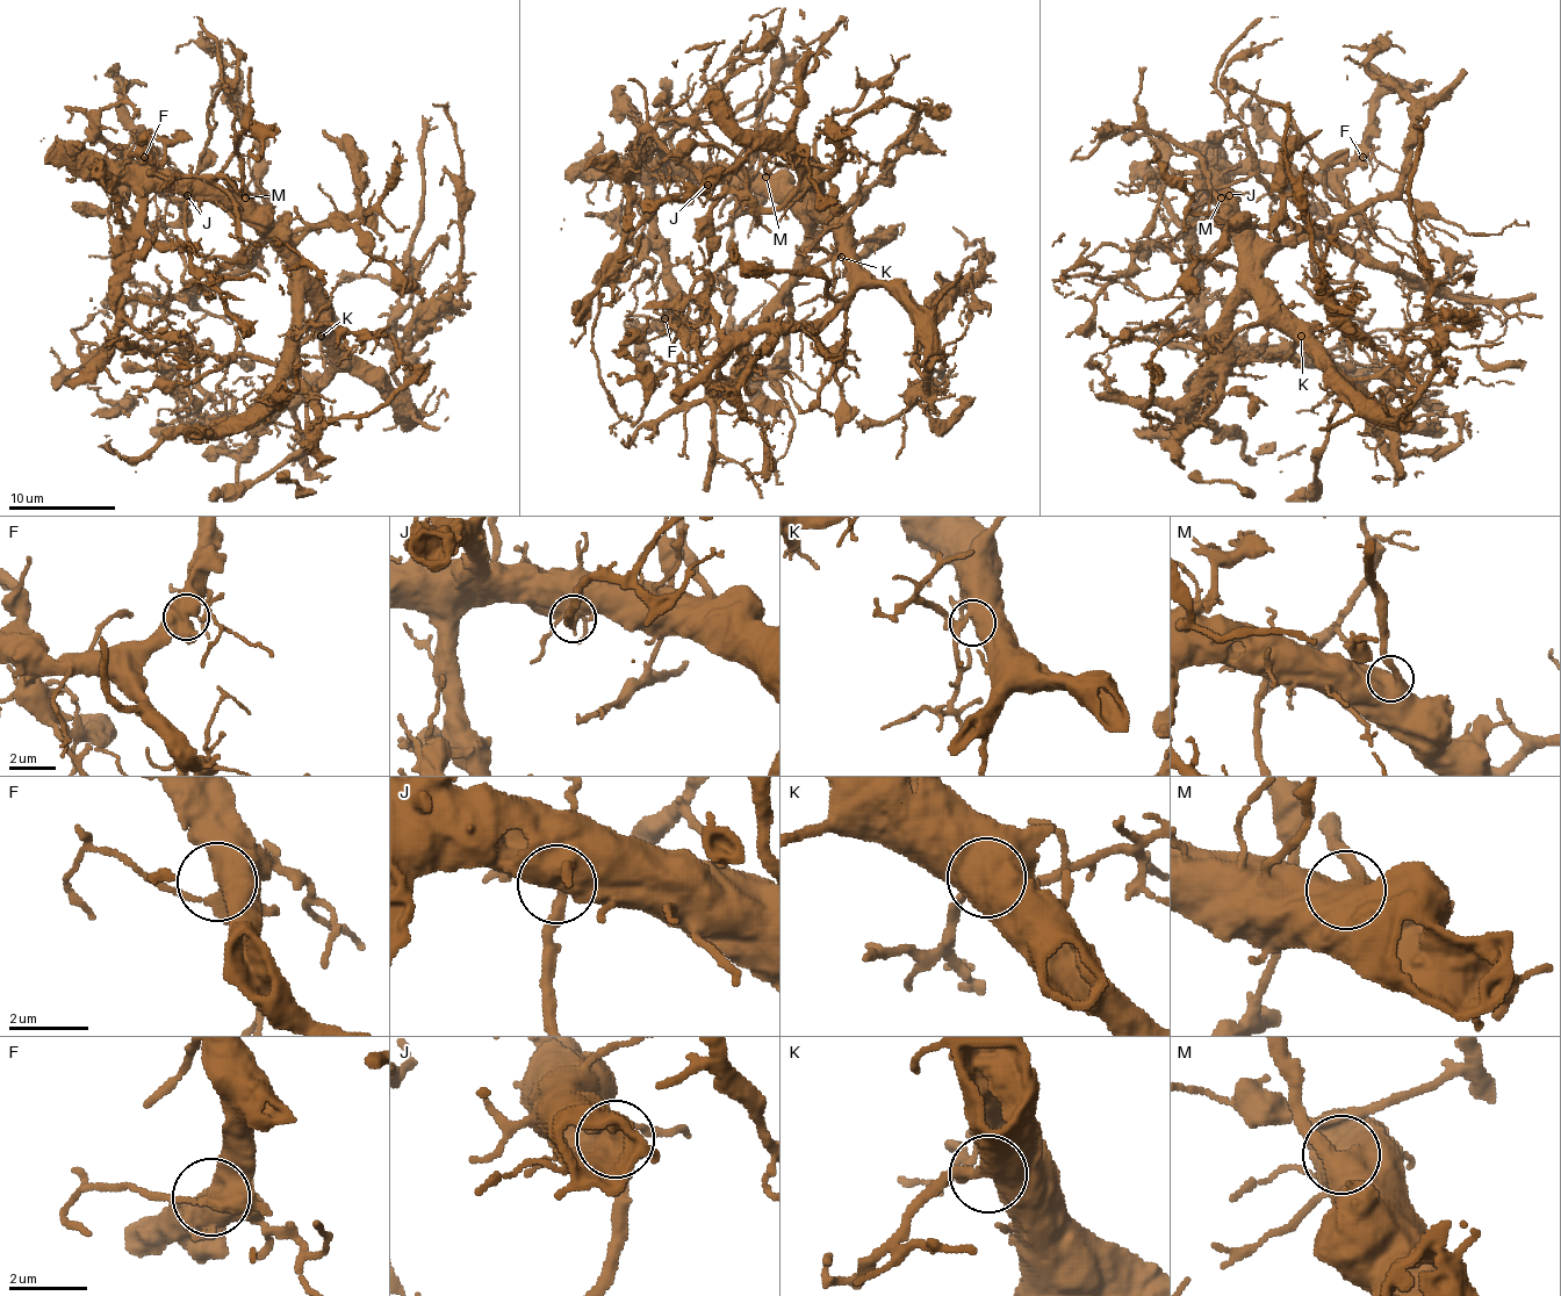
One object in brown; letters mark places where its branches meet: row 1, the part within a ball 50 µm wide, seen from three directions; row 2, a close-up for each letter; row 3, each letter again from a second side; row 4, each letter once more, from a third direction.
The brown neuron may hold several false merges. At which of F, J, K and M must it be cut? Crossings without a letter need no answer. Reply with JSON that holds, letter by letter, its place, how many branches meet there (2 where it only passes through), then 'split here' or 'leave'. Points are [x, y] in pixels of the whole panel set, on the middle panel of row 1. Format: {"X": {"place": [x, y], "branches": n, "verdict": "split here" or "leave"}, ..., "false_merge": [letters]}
{"F": {"place": [664, 318], "branches": 4, "verdict": "leave"}, "J": {"place": [707, 185], "branches": 3, "verdict": "leave"}, "K": {"place": [841, 257], "branches": 2, "verdict": "leave"}, "M": {"place": [765, 177], "branches": 2, "verdict": "leave"}, "false_merge": []}

